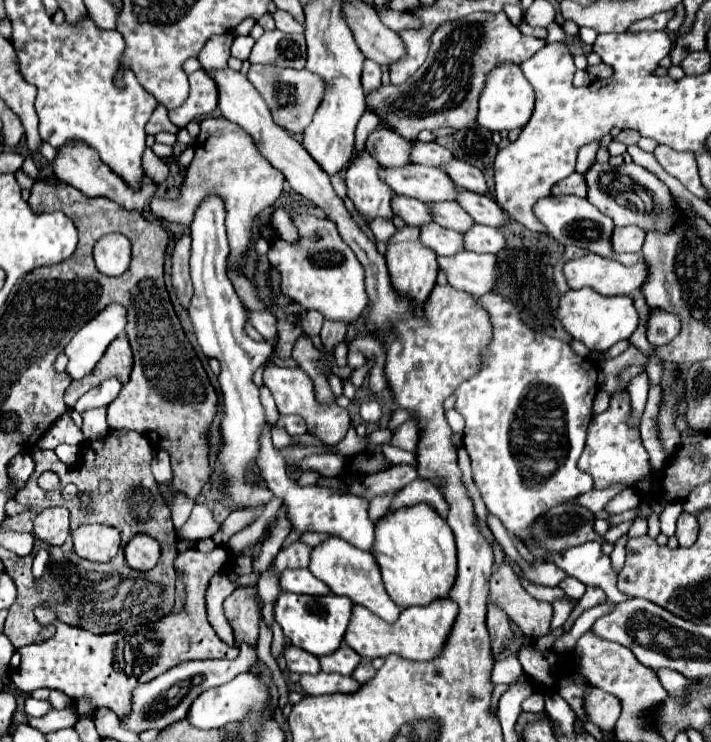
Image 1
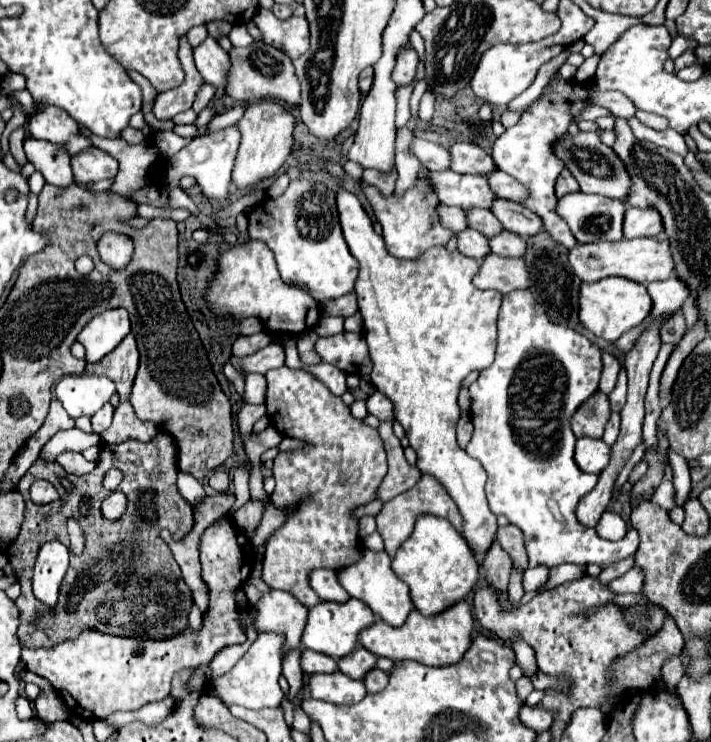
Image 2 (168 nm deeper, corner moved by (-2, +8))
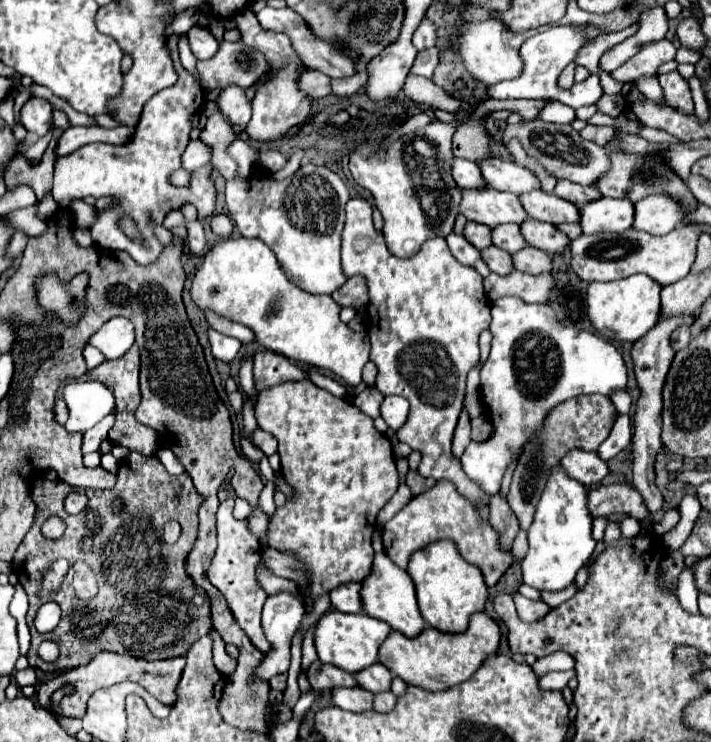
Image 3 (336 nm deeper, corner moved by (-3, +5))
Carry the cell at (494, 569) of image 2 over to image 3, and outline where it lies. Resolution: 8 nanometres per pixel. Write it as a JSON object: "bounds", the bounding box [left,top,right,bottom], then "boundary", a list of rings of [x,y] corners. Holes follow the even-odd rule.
{"bounds":[490,493,520,551],"boundary":[[[500,493],[498,495],[492,495],[492,503],[490,503],[490,525],[498,533],[500,547],[504,551],[508,551],[512,547],[512,543],[514,543],[520,527],[518,527],[518,521],[514,519],[514,513],[510,511],[506,499]]]}

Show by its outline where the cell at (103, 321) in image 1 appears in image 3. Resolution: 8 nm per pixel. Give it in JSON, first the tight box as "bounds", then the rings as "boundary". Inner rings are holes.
{"bounds":[88,317,134,359],"boundary":[[[114,317],[106,321],[88,343],[104,353],[106,359],[122,357],[134,343],[134,325],[126,317]]]}

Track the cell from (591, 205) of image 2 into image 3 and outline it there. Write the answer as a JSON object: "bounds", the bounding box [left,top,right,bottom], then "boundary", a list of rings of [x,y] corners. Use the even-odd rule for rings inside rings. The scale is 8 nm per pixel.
{"bounds":[580,197,634,235],"boundary":[[[600,197],[580,207],[580,225],[584,235],[622,233],[630,229],[632,219],[634,219],[634,205],[628,199]]]}

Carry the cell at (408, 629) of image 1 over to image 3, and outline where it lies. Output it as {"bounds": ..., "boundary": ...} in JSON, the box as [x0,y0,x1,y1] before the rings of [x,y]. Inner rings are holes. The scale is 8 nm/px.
{"bounds":[378,613,500,689],"boundary":[[[474,613],[470,617],[468,629],[462,633],[442,633],[438,629],[426,627],[416,637],[406,637],[398,631],[390,631],[378,651],[378,661],[386,665],[394,675],[402,677],[406,683],[424,689],[448,689],[472,677],[472,673],[482,665],[482,661],[498,651],[500,629],[494,619],[486,613]]]}

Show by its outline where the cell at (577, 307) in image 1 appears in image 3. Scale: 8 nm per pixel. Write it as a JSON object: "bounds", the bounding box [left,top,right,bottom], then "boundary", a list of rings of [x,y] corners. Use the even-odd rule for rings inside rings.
{"bounds":[588,275,660,341],"boundary":[[[632,275],[630,279],[618,279],[608,283],[590,283],[588,287],[588,317],[594,329],[610,341],[638,341],[646,331],[650,331],[658,317],[660,317],[660,285],[652,279],[646,279],[646,275]]]}

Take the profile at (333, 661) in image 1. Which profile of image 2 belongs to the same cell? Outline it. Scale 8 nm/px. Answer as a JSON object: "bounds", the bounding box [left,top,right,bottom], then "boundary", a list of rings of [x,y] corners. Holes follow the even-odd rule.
{"bounds":[337,648,377,680],"boundary":[[[357,648],[357,652],[353,652],[353,656],[345,656],[345,658],[337,660],[337,664],[339,664],[339,670],[345,672],[349,678],[363,680],[365,674],[375,668],[377,656],[373,656],[365,648]]]}

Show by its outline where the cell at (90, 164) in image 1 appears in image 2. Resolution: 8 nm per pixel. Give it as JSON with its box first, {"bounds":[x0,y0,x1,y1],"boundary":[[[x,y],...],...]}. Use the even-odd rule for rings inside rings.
{"bounds":[27,106,91,154],"boundary":[[[49,106],[37,110],[33,116],[29,116],[27,128],[33,138],[45,138],[53,144],[65,144],[69,154],[77,154],[79,150],[91,146],[91,142],[79,134],[77,122],[65,116],[61,108]]]}

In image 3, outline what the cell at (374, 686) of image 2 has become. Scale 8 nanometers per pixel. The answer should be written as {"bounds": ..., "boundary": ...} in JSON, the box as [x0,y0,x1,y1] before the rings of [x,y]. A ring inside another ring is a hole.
{"bounds":[374,691,396,711],"boundary":[[[382,691],[374,695],[374,709],[376,711],[388,711],[396,703],[396,695],[392,691]]]}

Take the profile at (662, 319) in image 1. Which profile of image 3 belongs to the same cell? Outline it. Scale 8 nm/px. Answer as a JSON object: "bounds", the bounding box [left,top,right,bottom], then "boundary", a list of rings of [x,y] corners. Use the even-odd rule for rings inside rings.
{"bounds":[670,325,692,351],"boundary":[[[680,325],[678,329],[672,331],[672,335],[670,335],[670,345],[672,345],[674,351],[680,351],[680,349],[684,349],[684,347],[690,343],[690,339],[692,339],[690,327],[688,327],[688,325]]]}

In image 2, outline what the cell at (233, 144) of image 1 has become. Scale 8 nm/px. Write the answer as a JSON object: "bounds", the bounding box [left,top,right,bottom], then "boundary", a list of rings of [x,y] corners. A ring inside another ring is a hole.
{"bounds":[233,100,295,186],"boundary":[[[261,100],[261,104],[249,104],[245,116],[237,122],[241,130],[241,144],[233,168],[233,182],[237,186],[253,186],[267,176],[275,176],[291,152],[295,118],[291,108],[273,100]],[[287,110],[287,112],[285,112]]]}

